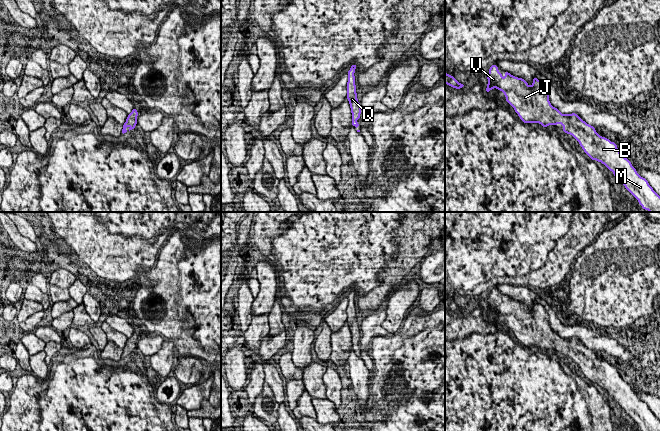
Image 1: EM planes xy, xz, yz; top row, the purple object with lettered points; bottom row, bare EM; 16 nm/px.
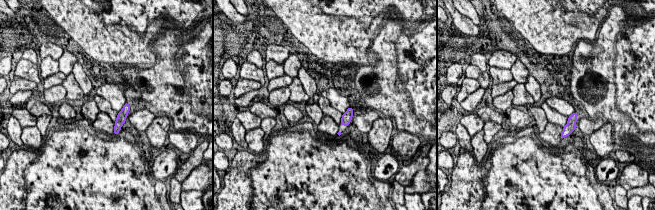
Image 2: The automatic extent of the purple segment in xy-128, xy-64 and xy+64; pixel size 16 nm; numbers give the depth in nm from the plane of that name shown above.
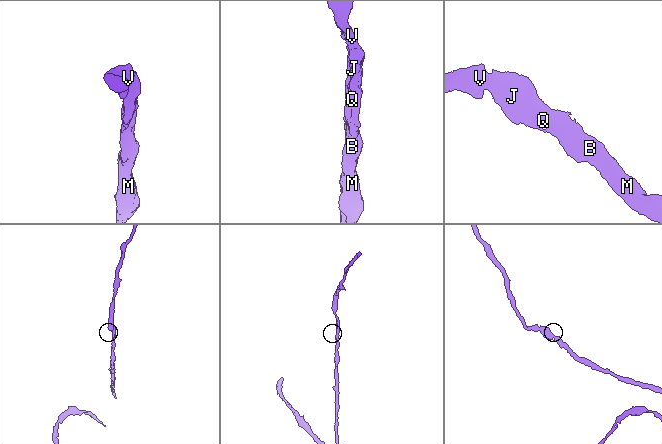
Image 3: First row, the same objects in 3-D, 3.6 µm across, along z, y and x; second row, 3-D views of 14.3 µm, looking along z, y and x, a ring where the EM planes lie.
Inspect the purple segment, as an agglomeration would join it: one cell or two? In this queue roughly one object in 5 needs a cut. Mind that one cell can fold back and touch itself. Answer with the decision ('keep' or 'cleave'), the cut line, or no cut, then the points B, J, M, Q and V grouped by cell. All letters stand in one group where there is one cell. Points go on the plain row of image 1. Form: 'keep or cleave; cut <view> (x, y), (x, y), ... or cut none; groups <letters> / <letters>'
keep; cut none; groups B J M Q V

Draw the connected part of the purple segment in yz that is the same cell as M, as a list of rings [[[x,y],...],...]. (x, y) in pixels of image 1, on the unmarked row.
[[[495,288],[490,291],[487,303],[488,308],[486,316],[489,317],[489,315],[494,312],[502,315],[506,321],[507,327],[514,332],[518,341],[520,341],[521,345],[525,348],[539,347],[546,352],[548,349],[556,350],[560,347],[563,350],[562,355],[572,359],[593,385],[597,384],[601,386],[612,395],[614,401],[625,410],[642,431],[660,431],[660,420],[649,409],[648,405],[637,397],[631,386],[620,377],[617,369],[606,361],[601,361],[596,356],[595,351],[587,348],[577,338],[563,339],[557,332],[553,331],[549,325],[549,316],[542,305],[535,301],[533,302],[532,309],[529,310],[524,303],[514,301],[509,296],[505,296],[505,301],[503,302],[498,294],[498,290]]]

